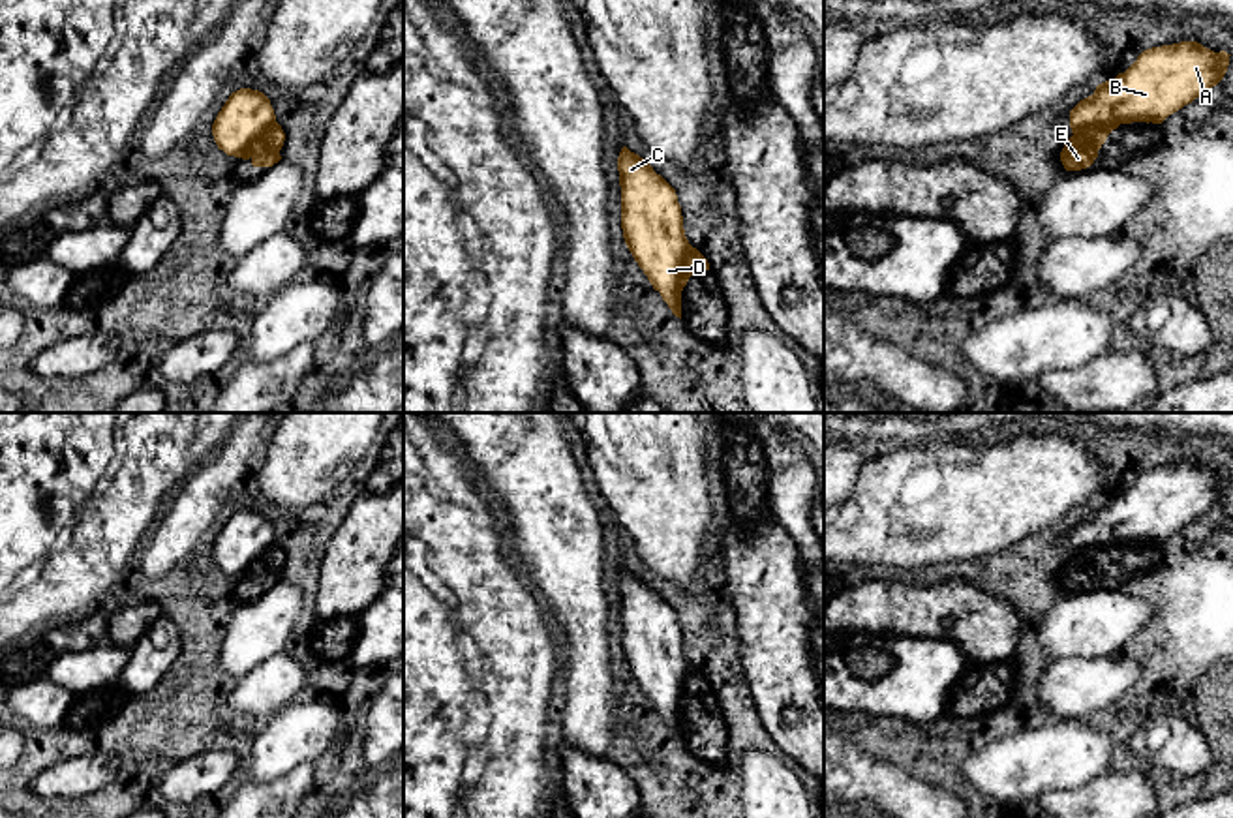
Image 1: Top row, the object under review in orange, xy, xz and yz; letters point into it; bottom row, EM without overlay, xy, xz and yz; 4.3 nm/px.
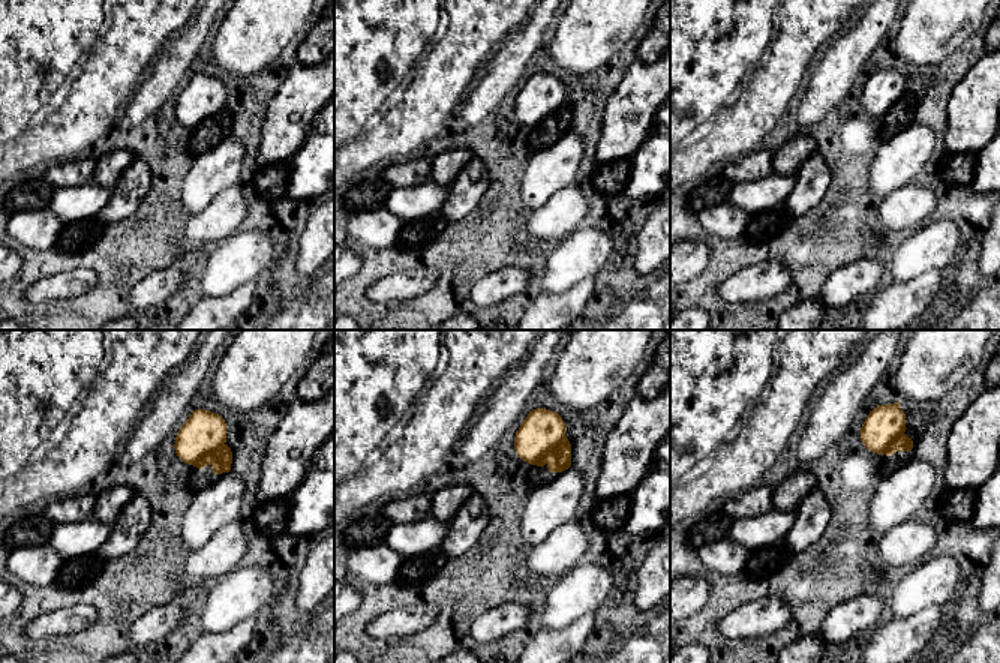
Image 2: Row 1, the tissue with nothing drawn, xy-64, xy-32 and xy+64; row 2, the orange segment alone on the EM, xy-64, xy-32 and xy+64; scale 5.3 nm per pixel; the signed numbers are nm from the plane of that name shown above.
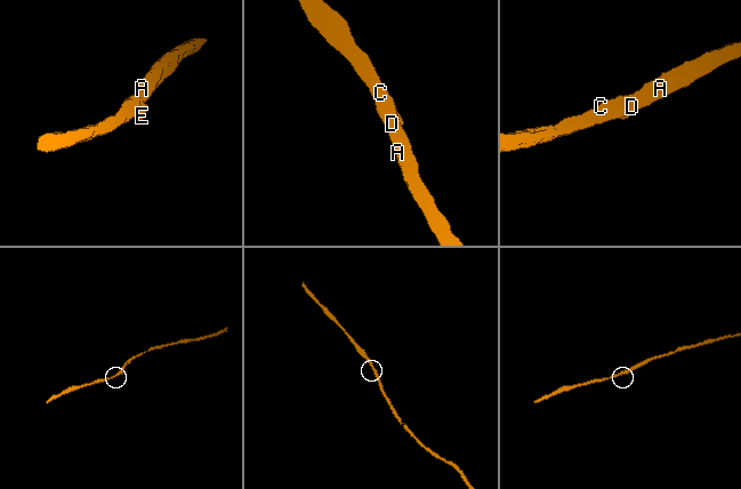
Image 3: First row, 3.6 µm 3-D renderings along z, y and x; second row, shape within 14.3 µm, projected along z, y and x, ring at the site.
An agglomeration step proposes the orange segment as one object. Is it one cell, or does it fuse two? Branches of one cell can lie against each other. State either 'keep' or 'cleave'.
cleave

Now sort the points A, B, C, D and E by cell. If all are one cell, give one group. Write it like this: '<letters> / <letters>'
A B C D / E

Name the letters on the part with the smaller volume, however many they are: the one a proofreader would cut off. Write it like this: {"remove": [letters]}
{"remove": ["E"]}

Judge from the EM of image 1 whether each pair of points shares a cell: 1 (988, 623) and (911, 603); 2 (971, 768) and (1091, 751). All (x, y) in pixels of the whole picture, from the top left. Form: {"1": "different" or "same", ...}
{"1": "same", "2": "same"}

